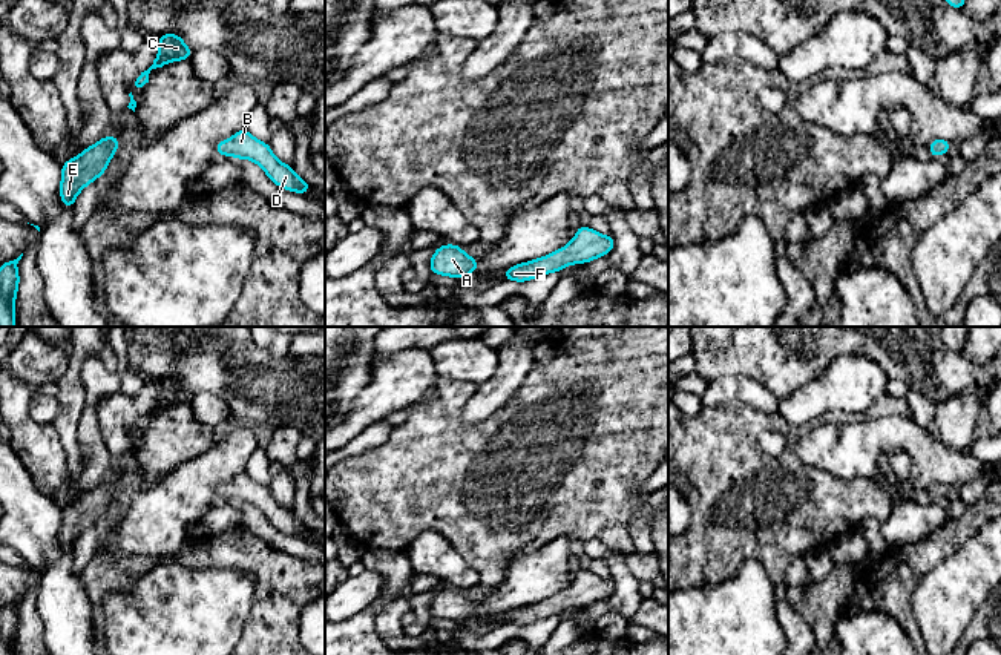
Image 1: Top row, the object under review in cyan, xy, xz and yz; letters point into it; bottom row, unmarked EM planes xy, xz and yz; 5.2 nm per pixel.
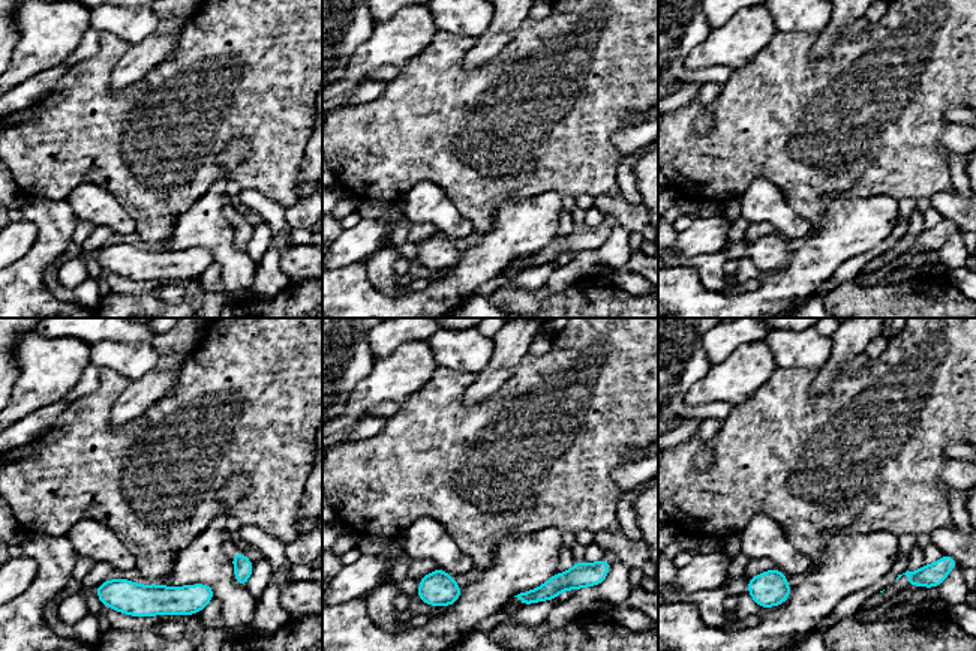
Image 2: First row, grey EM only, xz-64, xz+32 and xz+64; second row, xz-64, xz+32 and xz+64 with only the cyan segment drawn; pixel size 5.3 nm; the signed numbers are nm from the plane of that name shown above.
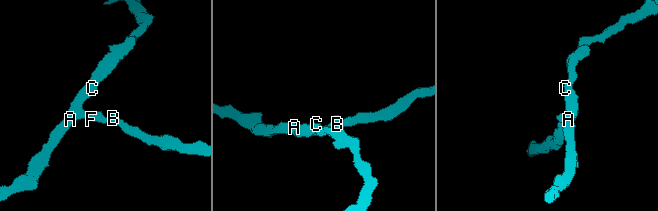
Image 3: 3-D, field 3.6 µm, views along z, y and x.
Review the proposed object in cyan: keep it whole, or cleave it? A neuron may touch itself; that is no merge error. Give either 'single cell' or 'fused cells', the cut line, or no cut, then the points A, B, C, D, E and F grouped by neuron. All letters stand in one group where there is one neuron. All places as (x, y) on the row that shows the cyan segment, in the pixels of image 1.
single cell; no cut; A B C D E F

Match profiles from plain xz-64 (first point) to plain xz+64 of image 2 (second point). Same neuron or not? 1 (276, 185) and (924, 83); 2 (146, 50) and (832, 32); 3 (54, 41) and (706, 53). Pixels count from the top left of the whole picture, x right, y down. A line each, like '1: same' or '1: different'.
1: same
2: same
3: same

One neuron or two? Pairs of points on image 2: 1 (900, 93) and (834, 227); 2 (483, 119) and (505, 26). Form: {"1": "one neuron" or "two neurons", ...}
{"1": "two neurons", "2": "two neurons"}

